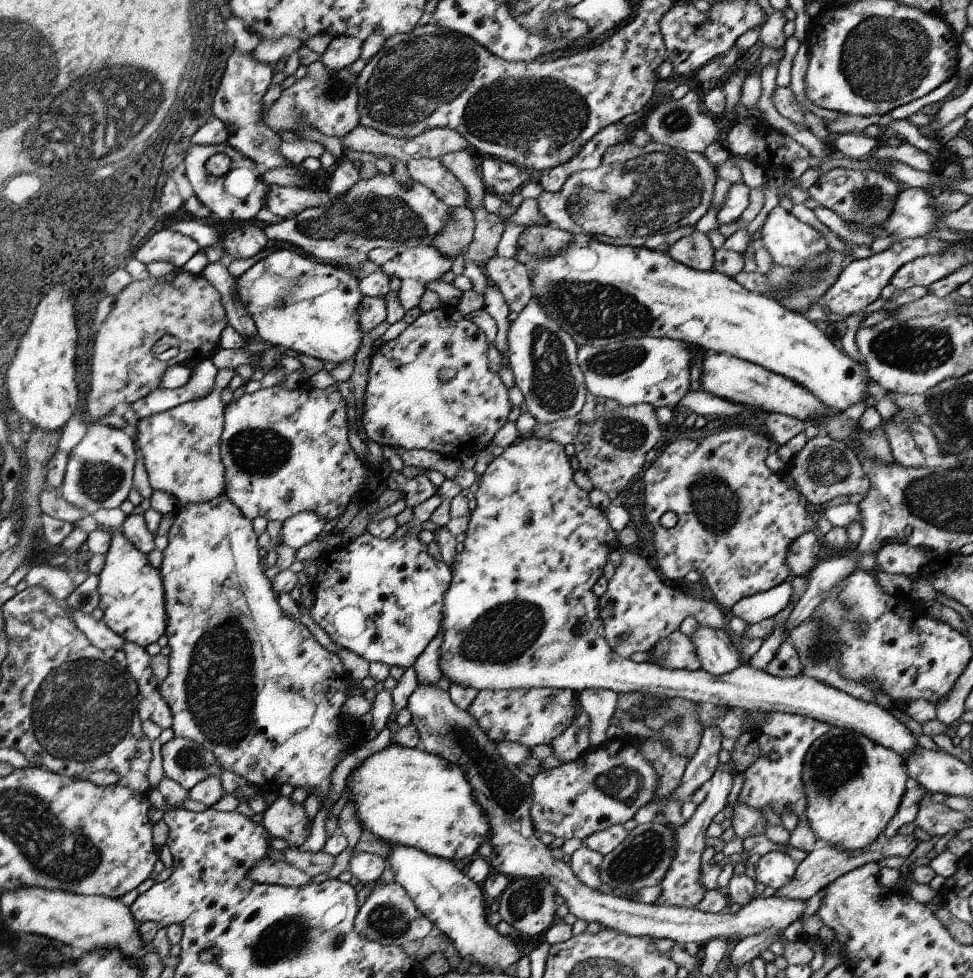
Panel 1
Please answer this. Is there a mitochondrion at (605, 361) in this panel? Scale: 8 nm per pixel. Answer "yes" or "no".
yes

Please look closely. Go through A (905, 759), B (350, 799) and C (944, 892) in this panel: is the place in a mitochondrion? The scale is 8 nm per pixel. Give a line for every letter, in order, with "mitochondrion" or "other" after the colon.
A: other
B: other
C: other

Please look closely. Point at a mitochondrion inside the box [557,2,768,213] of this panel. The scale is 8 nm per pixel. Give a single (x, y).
(675, 120)

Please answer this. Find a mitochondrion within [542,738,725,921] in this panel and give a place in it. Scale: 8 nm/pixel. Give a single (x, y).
(644, 853)

